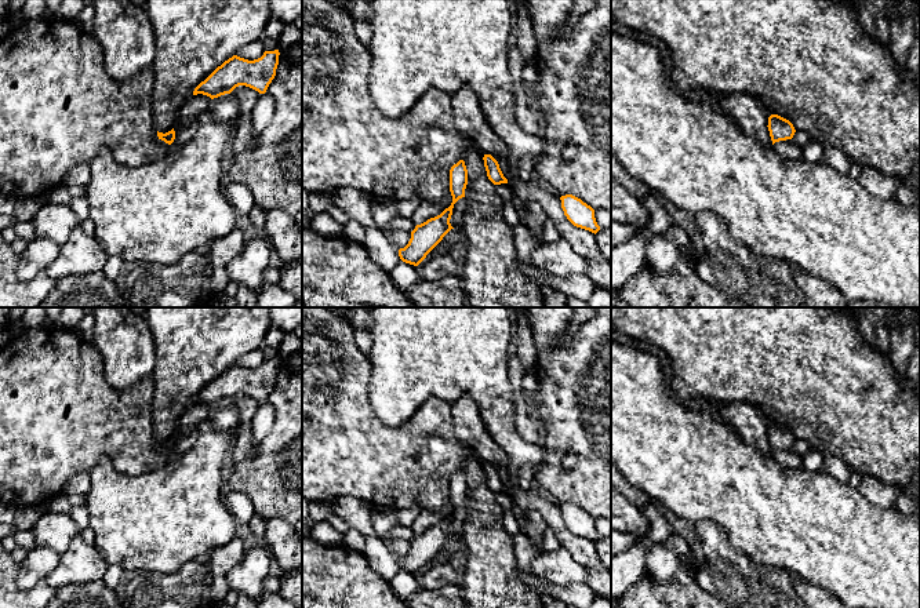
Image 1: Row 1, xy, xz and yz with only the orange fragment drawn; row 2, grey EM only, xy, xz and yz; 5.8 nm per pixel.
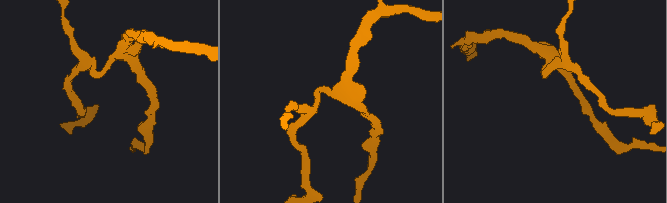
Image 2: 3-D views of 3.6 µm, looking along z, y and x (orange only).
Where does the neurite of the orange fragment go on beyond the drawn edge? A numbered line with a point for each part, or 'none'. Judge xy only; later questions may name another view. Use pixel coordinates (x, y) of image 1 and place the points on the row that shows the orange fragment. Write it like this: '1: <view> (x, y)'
none

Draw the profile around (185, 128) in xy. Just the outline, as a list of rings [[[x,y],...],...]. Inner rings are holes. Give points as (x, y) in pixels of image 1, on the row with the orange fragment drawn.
[[[203,94],[190,95],[181,106],[179,117],[174,125],[175,139],[171,149],[178,149],[188,143],[197,132],[200,123],[197,116],[210,109],[211,98]]]

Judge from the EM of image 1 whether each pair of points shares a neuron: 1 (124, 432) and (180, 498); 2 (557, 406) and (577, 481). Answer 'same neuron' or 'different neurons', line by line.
1: different neurons
2: same neuron

